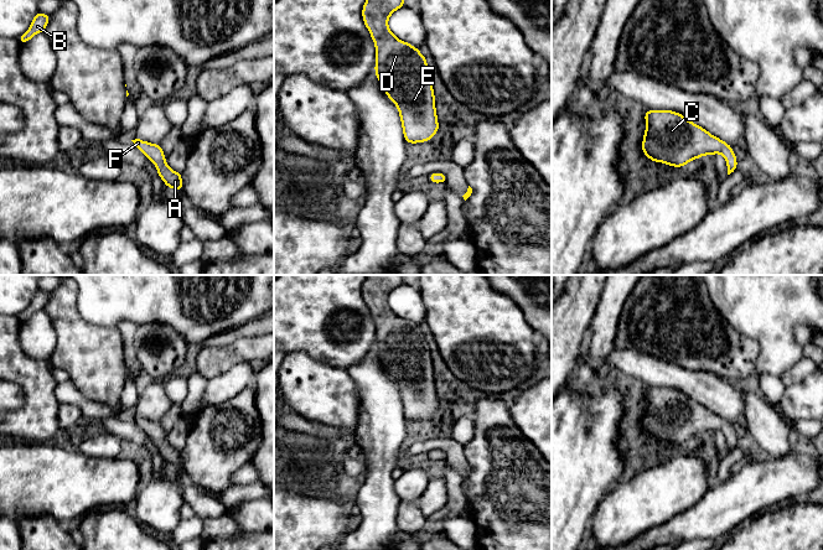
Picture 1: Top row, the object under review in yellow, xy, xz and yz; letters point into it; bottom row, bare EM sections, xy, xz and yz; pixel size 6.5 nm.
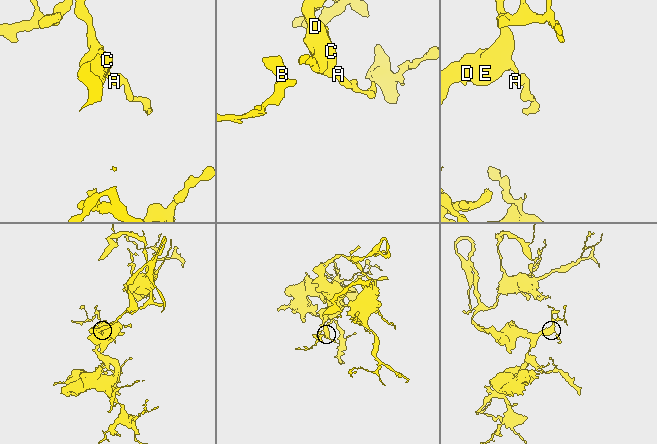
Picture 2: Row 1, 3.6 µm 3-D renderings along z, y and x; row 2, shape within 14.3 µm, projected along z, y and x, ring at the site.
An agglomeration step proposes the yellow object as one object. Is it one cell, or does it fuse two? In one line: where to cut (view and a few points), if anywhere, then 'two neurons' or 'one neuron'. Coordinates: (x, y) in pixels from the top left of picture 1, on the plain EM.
cut none; one neuron

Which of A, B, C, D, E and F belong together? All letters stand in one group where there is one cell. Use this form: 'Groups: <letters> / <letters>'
Groups: A B C D E F

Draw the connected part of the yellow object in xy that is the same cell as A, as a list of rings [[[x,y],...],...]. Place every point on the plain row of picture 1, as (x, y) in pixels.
[[[140,416],[131,419],[139,426],[139,429],[143,430],[156,443],[157,452],[169,466],[176,468],[182,467],[183,460],[181,450],[176,450],[169,445],[165,439],[166,432],[164,431],[160,421],[151,421]]]

